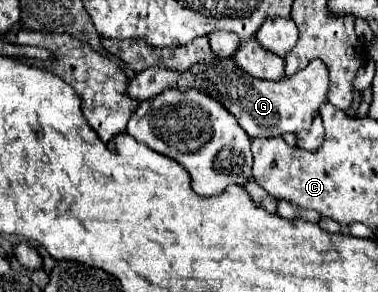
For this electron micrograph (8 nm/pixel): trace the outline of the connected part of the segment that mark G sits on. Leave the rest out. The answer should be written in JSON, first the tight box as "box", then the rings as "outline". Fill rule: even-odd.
{"box":[126,59,328,139],"outline":[[[214,59],[210,63],[202,63],[202,67],[192,67],[188,73],[176,73],[162,67],[148,67],[140,71],[132,81],[128,81],[126,95],[144,101],[168,87],[196,87],[204,89],[212,97],[216,97],[232,115],[238,117],[242,129],[254,139],[254,137],[276,137],[284,133],[296,133],[302,129],[308,129],[312,125],[312,119],[318,115],[320,105],[328,101],[328,67],[324,67],[324,61],[314,59],[298,71],[292,77],[280,79],[280,81],[262,81],[256,77],[250,77],[242,73],[232,59]]]}

